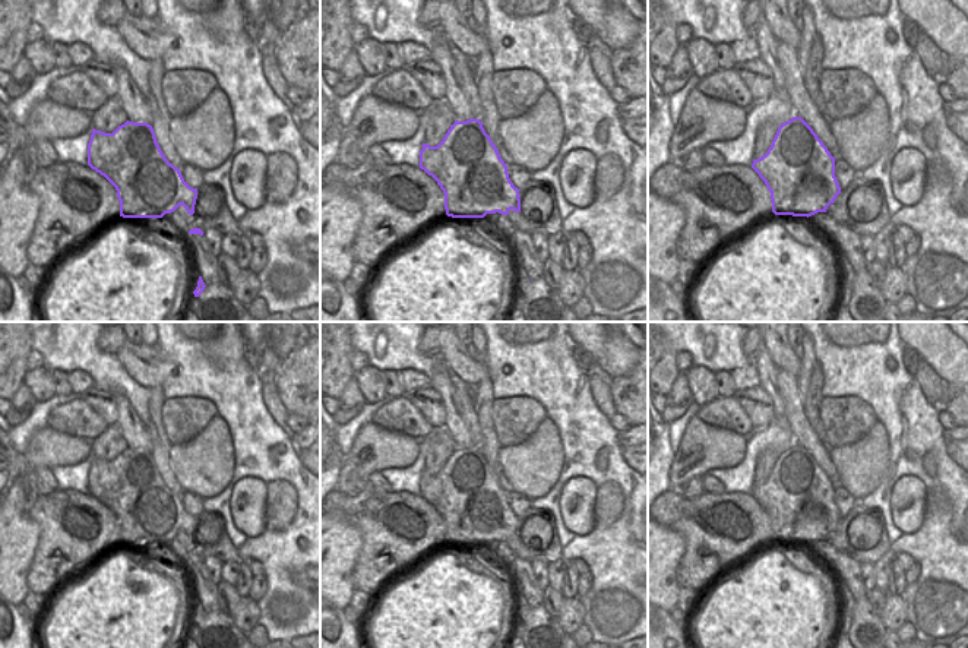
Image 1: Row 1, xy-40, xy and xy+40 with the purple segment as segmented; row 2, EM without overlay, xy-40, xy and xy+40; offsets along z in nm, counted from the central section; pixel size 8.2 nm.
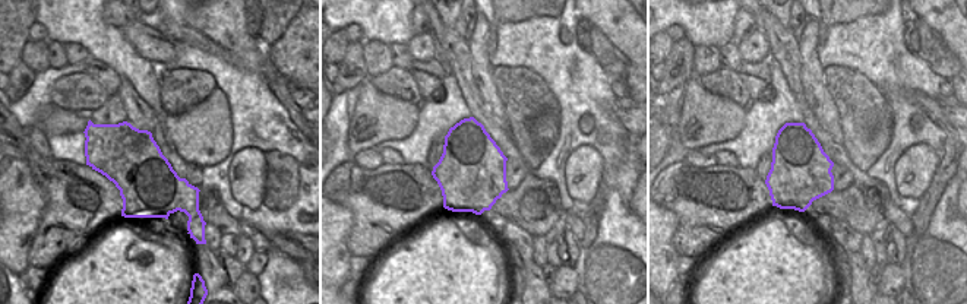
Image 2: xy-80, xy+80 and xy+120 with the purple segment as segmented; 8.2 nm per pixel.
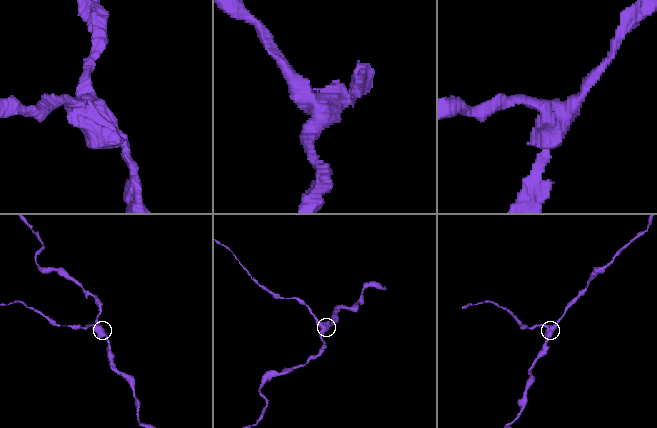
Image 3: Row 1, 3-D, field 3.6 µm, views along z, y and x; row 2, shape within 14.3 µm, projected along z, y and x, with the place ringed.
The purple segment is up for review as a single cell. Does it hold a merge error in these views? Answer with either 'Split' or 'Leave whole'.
Split.

